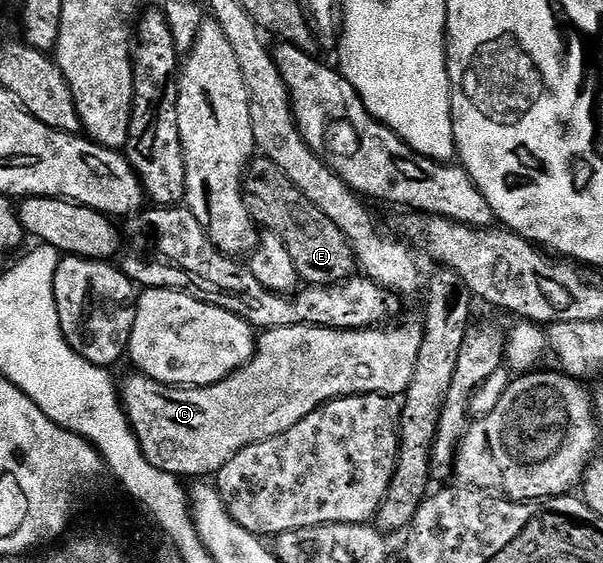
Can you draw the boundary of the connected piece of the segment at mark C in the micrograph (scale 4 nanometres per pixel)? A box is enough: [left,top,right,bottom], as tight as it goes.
[120,319,422,477]

